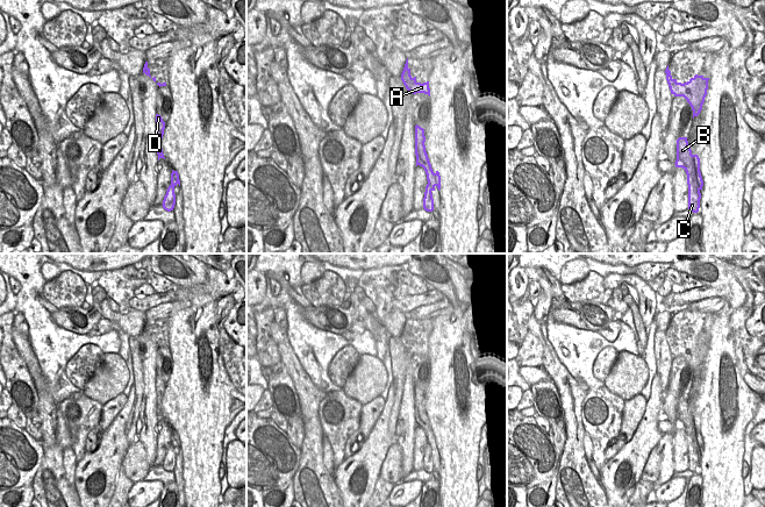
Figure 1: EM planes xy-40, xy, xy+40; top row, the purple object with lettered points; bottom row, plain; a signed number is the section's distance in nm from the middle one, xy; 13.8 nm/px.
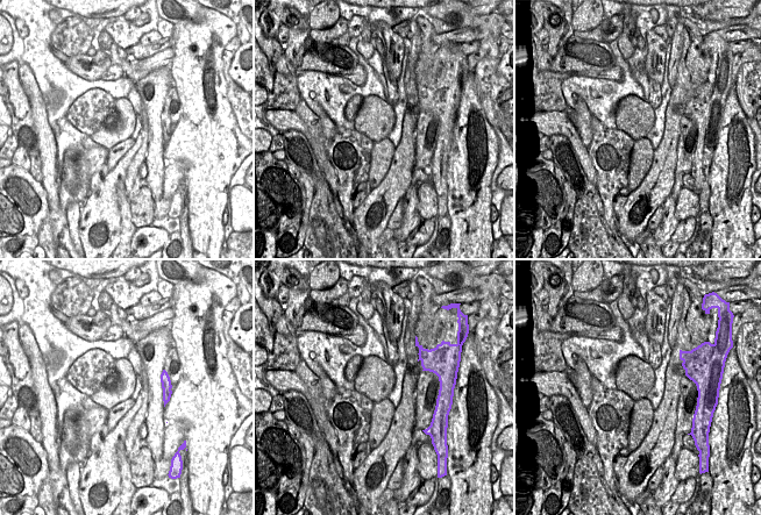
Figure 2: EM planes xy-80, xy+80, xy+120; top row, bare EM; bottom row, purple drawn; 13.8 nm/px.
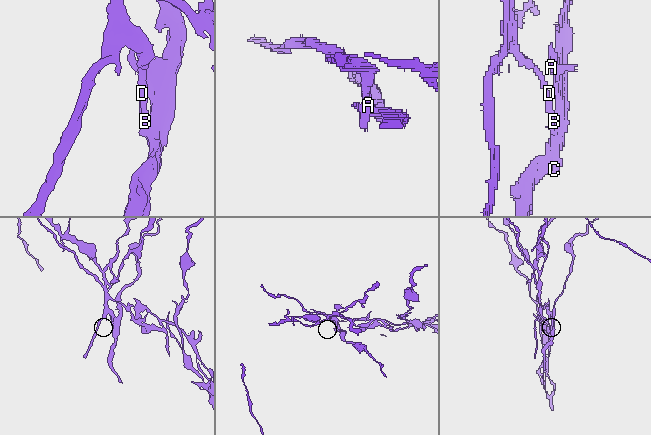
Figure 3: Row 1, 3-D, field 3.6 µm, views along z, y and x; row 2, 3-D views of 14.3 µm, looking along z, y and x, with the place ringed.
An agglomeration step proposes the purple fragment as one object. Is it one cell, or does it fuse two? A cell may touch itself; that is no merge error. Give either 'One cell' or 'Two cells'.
Two cells

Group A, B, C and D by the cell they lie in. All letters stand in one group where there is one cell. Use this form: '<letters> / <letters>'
A C / B D

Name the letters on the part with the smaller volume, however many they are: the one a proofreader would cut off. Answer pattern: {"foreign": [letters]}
{"foreign": ["A", "C"]}

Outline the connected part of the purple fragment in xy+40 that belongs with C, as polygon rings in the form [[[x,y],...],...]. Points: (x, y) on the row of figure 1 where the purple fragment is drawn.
[[[688,145],[688,150],[694,162],[694,167],[692,173],[689,177],[687,176],[687,180],[689,178],[694,180],[693,185],[687,184],[688,185],[688,209],[692,210],[693,213],[698,213],[700,208],[700,199],[701,199],[699,176],[698,176],[698,172],[700,171],[700,158],[698,155],[692,153],[689,145]]]

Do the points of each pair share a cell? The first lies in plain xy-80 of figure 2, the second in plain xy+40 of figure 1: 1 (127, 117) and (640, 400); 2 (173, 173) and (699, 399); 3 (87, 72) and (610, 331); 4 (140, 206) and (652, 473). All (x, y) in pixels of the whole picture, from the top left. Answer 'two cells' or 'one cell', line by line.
1: two cells
2: two cells
3: two cells
4: one cell

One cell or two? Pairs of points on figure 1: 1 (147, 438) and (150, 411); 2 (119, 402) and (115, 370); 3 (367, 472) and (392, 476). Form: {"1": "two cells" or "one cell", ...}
{"1": "one cell", "2": "two cells", "3": "two cells"}

